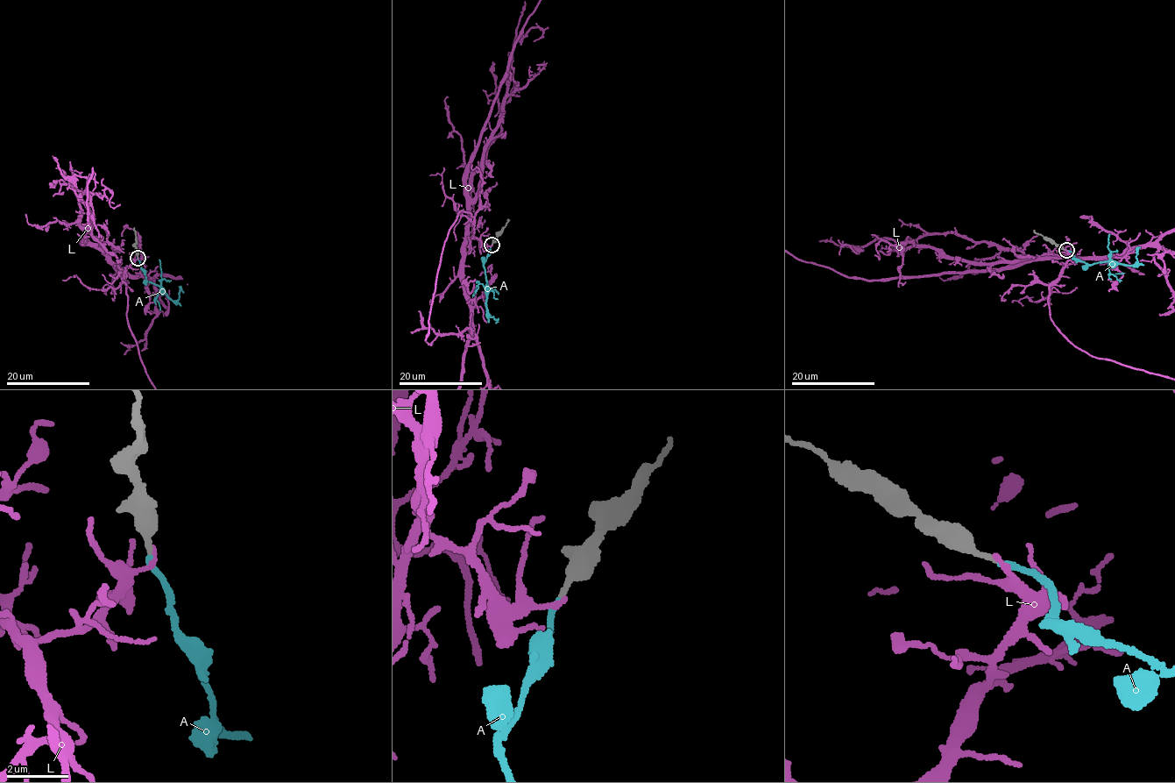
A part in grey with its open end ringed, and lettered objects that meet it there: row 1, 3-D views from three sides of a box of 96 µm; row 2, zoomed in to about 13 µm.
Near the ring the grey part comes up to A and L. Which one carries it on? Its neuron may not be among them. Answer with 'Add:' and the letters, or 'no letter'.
Add: A

